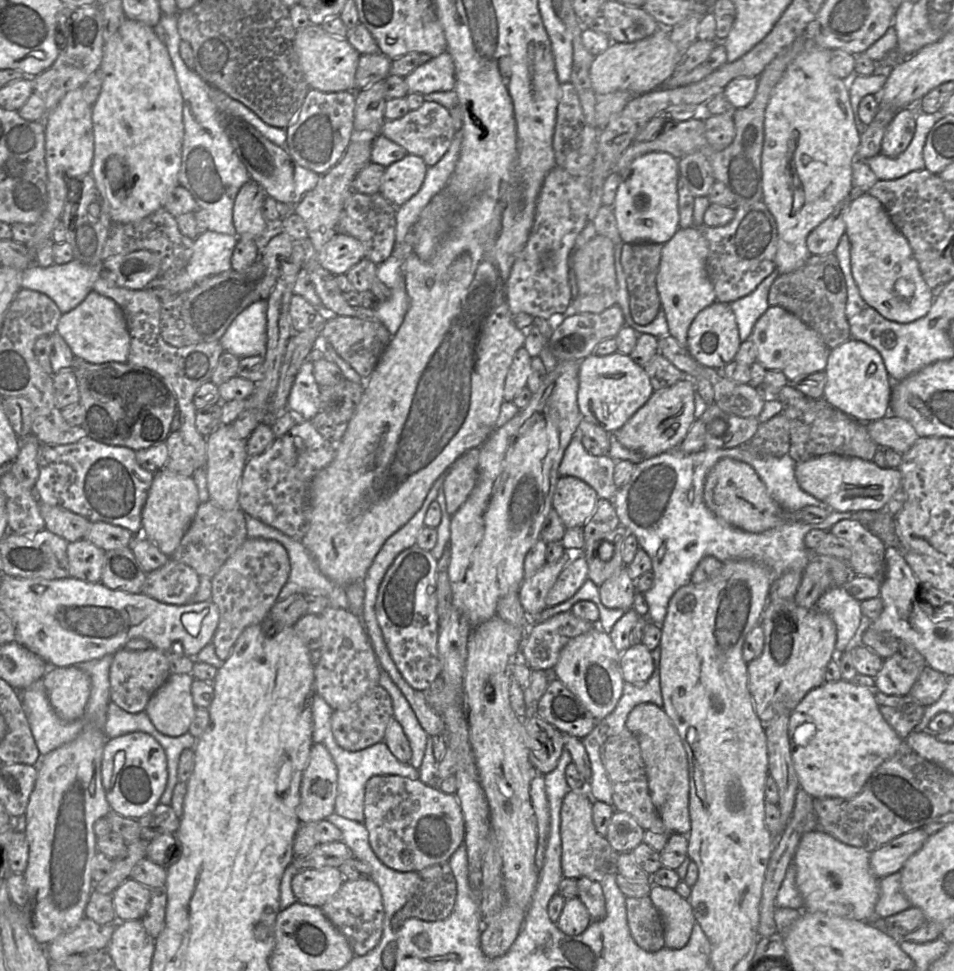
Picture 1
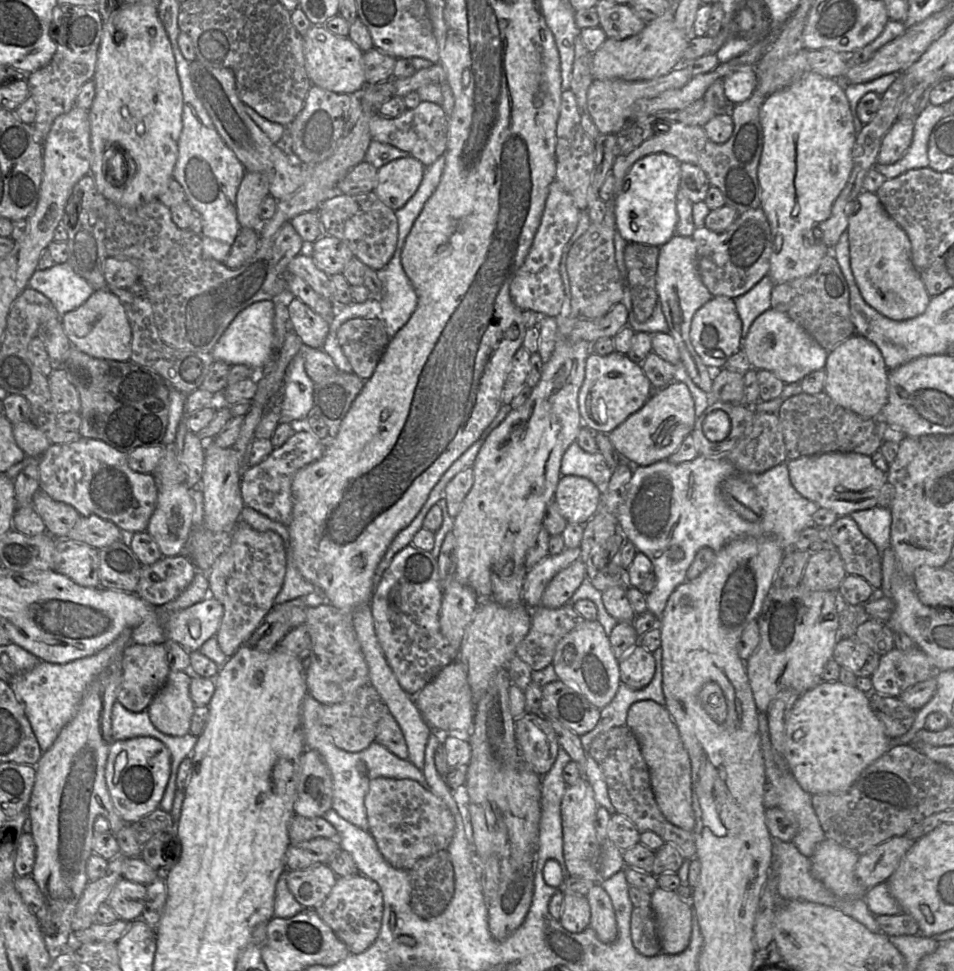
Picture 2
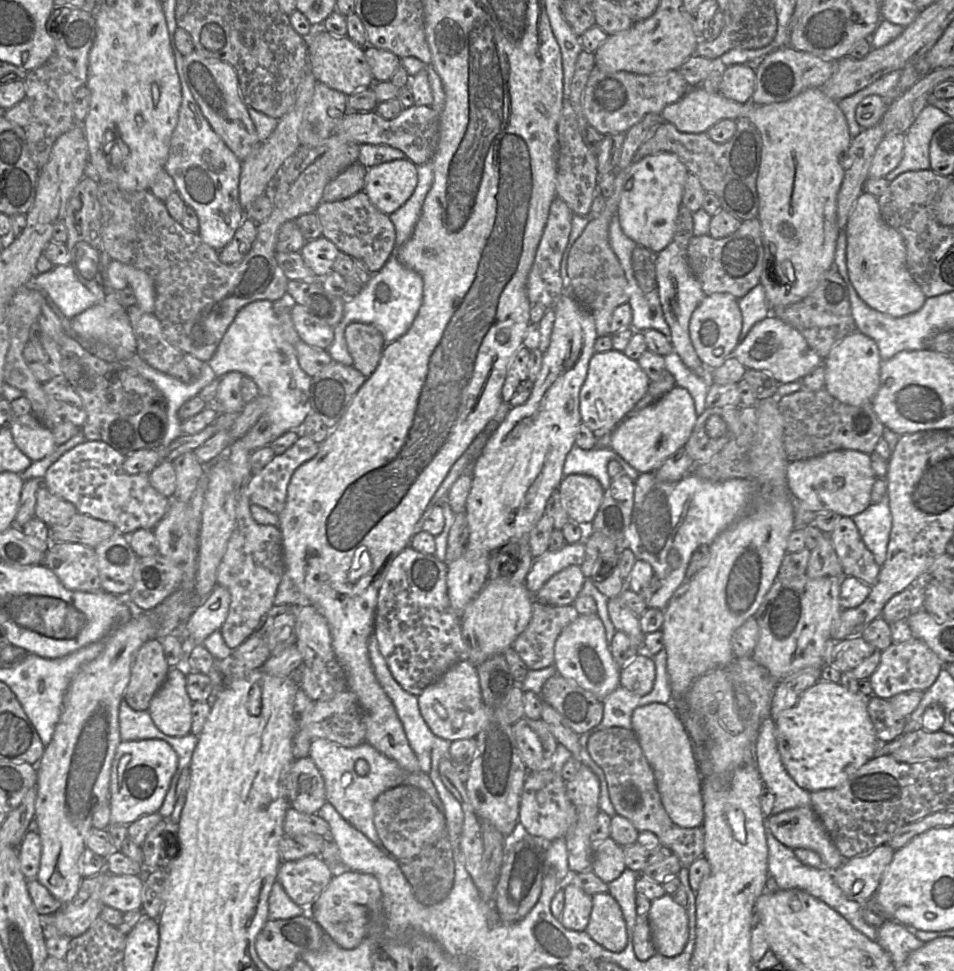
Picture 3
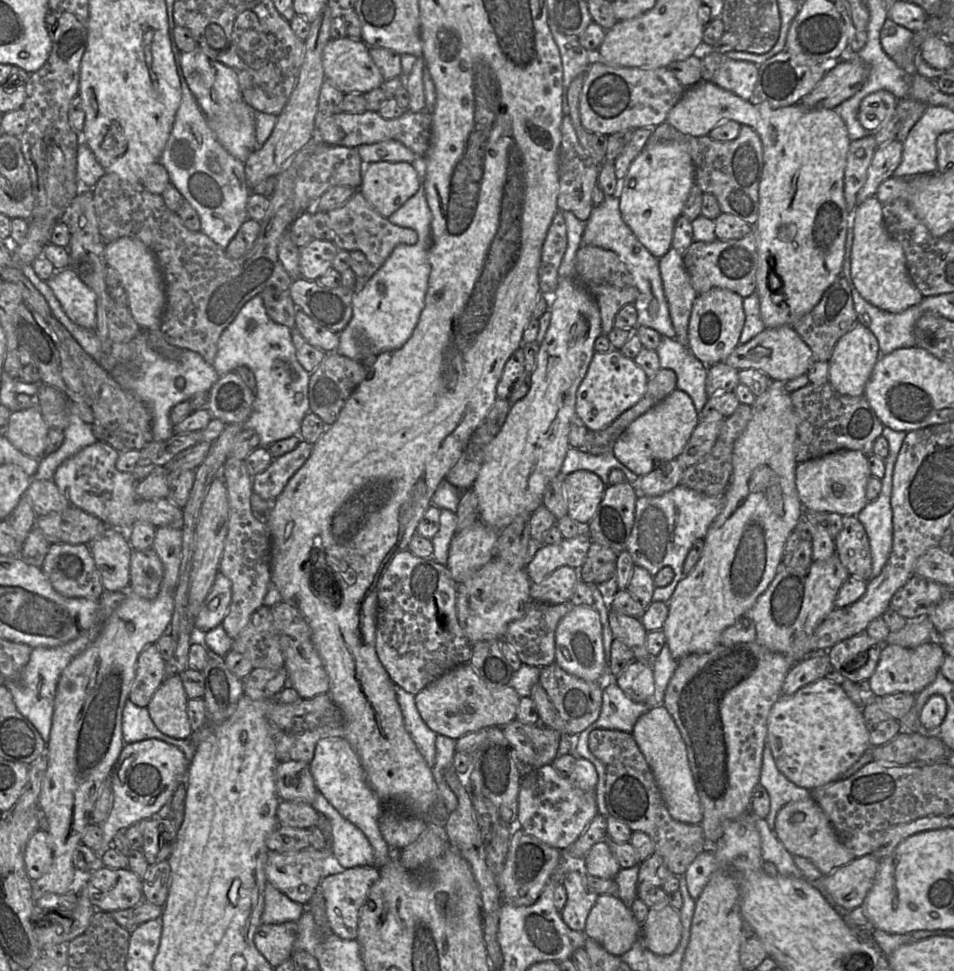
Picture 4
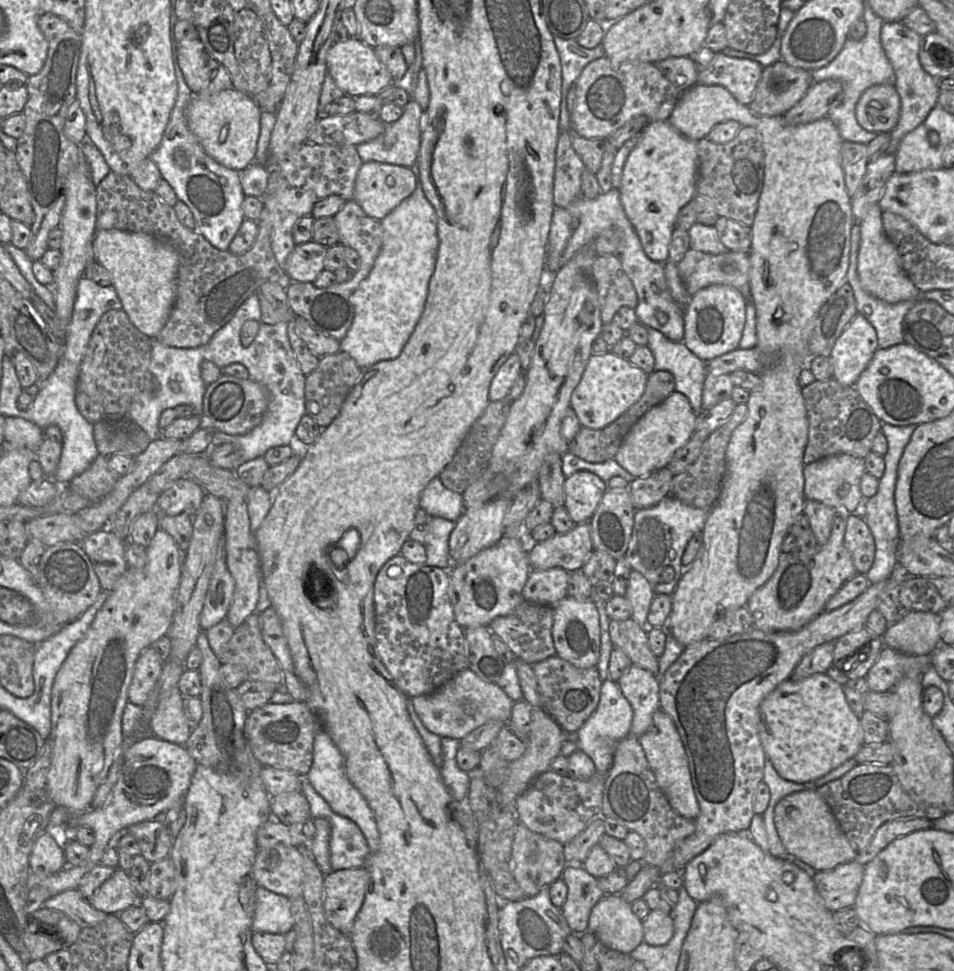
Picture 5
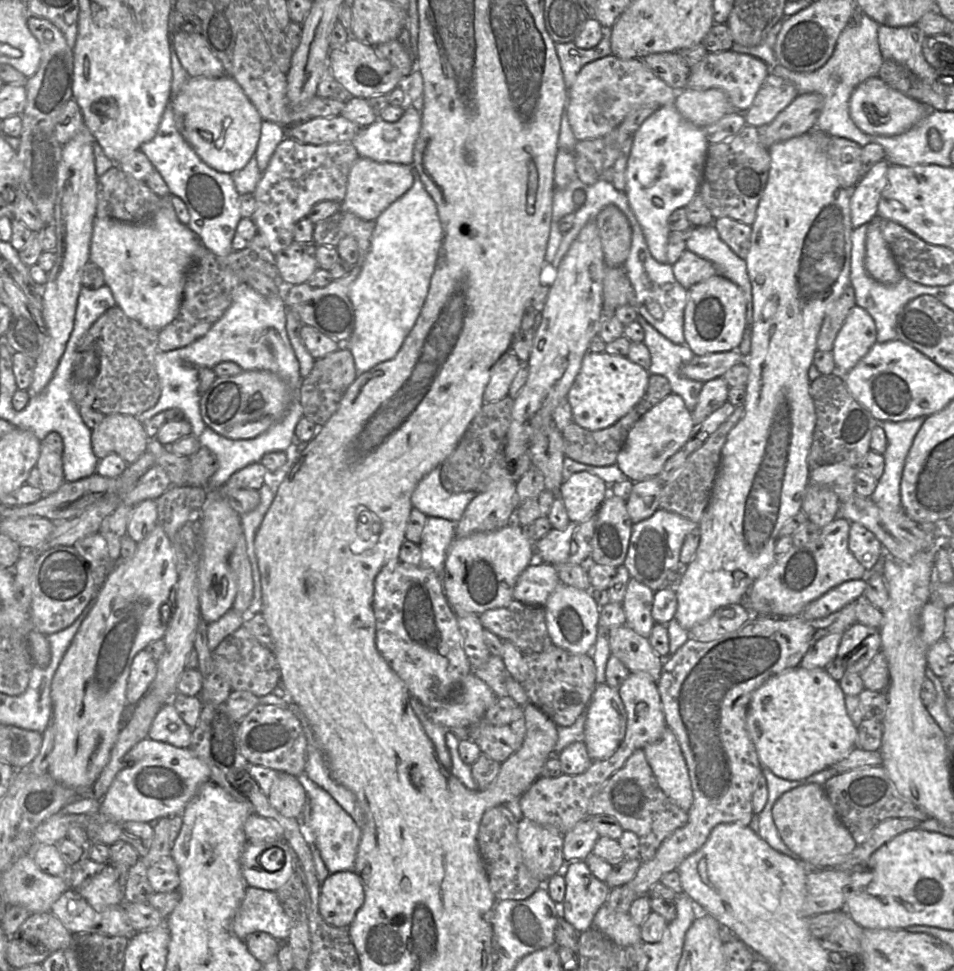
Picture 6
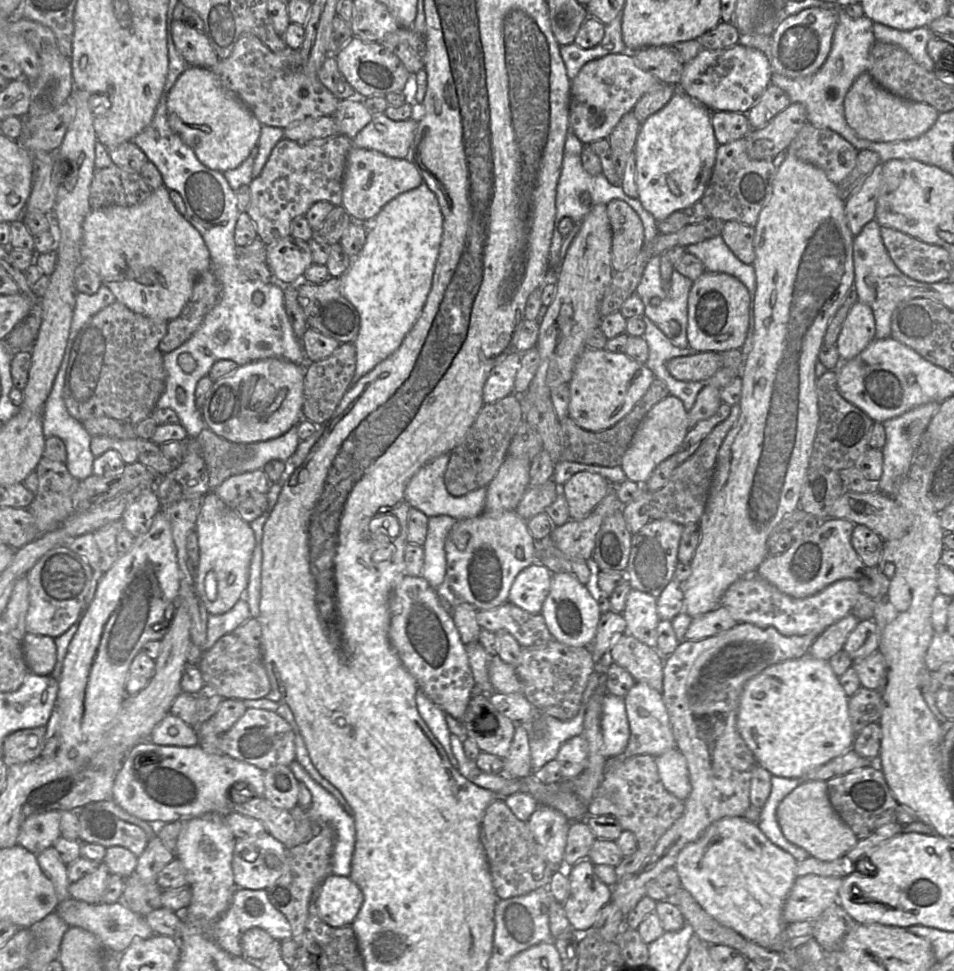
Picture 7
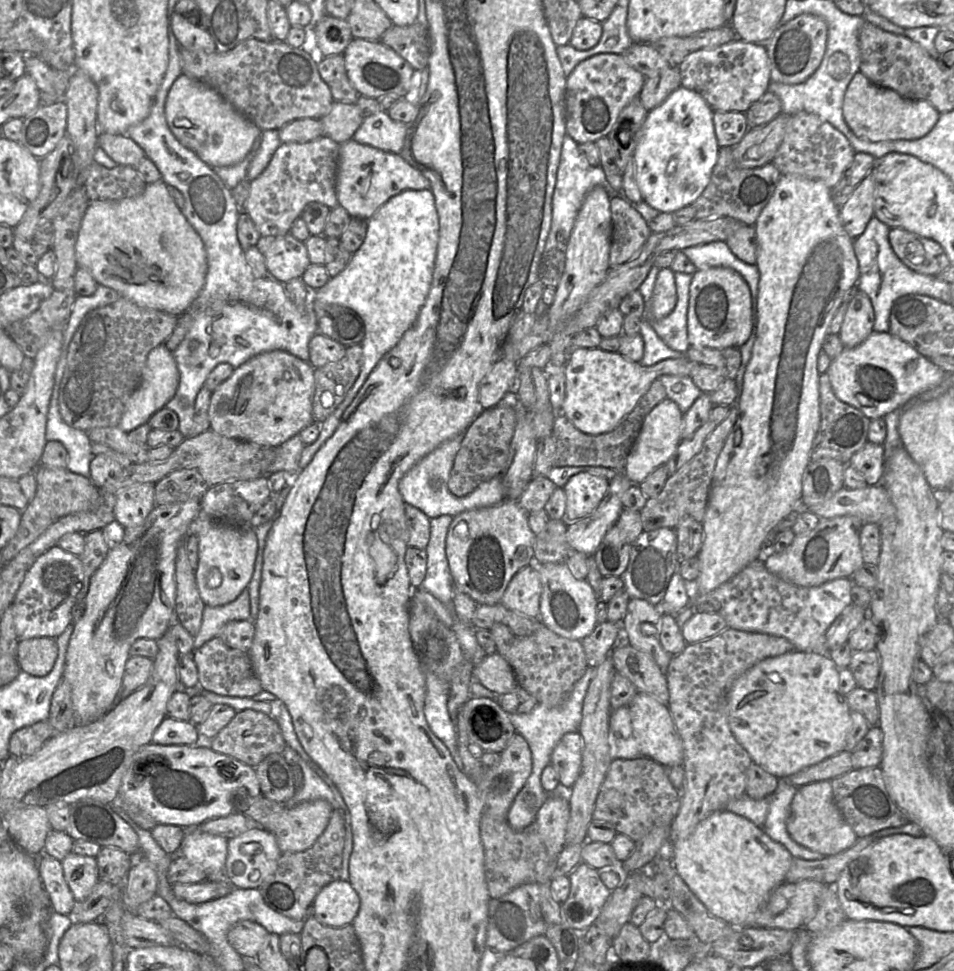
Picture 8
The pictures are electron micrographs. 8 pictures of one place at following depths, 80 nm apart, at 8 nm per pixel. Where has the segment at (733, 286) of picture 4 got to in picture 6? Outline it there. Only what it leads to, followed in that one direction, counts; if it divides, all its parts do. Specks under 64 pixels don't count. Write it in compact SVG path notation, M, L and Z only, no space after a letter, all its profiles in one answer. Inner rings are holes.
M685 250L678 261L672 265L676 280L685 288L718 275L714 265L697 254Z

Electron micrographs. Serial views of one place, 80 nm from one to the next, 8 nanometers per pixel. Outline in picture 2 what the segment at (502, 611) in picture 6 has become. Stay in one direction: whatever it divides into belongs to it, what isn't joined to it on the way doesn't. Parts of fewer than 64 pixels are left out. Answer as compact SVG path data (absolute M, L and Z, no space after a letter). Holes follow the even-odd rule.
M573 606L533 608L530 629L516 647L516 655L532 671L542 670L552 663L557 643L583 621Z

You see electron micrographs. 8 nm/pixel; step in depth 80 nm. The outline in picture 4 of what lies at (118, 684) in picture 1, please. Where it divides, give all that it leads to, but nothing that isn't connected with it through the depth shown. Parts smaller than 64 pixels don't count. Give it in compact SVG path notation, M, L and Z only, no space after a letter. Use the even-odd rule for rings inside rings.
M152 643L138 656L128 699L139 707L147 707L165 679L166 662L156 643Z

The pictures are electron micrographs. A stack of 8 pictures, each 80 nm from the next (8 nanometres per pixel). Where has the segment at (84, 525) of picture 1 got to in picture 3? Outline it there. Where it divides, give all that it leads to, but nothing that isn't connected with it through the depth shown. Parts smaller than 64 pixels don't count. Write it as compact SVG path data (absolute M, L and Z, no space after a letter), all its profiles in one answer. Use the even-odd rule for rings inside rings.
M43 484L40 486L36 494L35 517L49 528L68 523L76 513L71 502L52 494Z

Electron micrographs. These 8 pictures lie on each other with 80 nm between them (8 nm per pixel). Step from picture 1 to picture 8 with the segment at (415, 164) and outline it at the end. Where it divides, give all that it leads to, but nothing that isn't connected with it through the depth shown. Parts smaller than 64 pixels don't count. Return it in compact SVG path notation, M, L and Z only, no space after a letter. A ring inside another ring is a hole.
M351 139L340 145L336 193L338 204L352 218L369 220L387 201L406 190L430 189L429 180L401 154L360 144Z

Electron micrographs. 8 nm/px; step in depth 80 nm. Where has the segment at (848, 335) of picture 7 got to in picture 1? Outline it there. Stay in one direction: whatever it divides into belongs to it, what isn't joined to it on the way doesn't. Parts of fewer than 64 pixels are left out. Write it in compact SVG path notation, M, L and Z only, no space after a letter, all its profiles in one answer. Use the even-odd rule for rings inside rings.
M850 338L830 351L825 372L823 397L834 408L863 423L879 420L889 413L894 382L875 348Z

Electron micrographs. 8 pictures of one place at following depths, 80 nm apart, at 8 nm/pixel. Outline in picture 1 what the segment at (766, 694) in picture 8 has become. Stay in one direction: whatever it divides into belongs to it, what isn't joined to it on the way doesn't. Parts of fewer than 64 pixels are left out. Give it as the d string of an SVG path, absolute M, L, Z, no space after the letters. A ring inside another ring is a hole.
M842 679L824 682L808 692L792 711L788 723L792 761L800 788L811 797L853 798L878 766L892 757L904 741L879 711L875 690ZM805 723L813 724L815 732L805 744L796 744L795 731Z

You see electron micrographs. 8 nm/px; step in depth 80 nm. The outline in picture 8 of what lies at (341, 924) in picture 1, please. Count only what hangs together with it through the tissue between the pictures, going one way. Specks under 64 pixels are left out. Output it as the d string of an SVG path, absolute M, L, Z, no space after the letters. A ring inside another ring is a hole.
M338 879L320 890L310 912L323 925L342 927L352 924L359 908L359 895L350 882Z

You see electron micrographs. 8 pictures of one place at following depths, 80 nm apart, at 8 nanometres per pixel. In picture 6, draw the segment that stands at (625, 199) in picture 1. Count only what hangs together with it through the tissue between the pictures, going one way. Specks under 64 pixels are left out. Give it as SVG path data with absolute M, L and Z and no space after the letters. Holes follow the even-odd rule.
M674 104L657 109L633 134L633 146L626 168L626 195L630 207L640 224L653 258L667 263L667 245L670 230L668 219L679 208L686 207L698 194L703 177L709 142L706 130L686 120Z

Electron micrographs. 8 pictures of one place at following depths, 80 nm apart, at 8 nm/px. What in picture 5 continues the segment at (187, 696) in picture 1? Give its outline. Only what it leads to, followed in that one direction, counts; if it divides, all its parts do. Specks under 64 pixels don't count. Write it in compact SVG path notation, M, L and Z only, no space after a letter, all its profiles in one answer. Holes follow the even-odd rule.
M178 686L161 699L150 720L152 736L185 746L192 729L184 713L183 699Z

